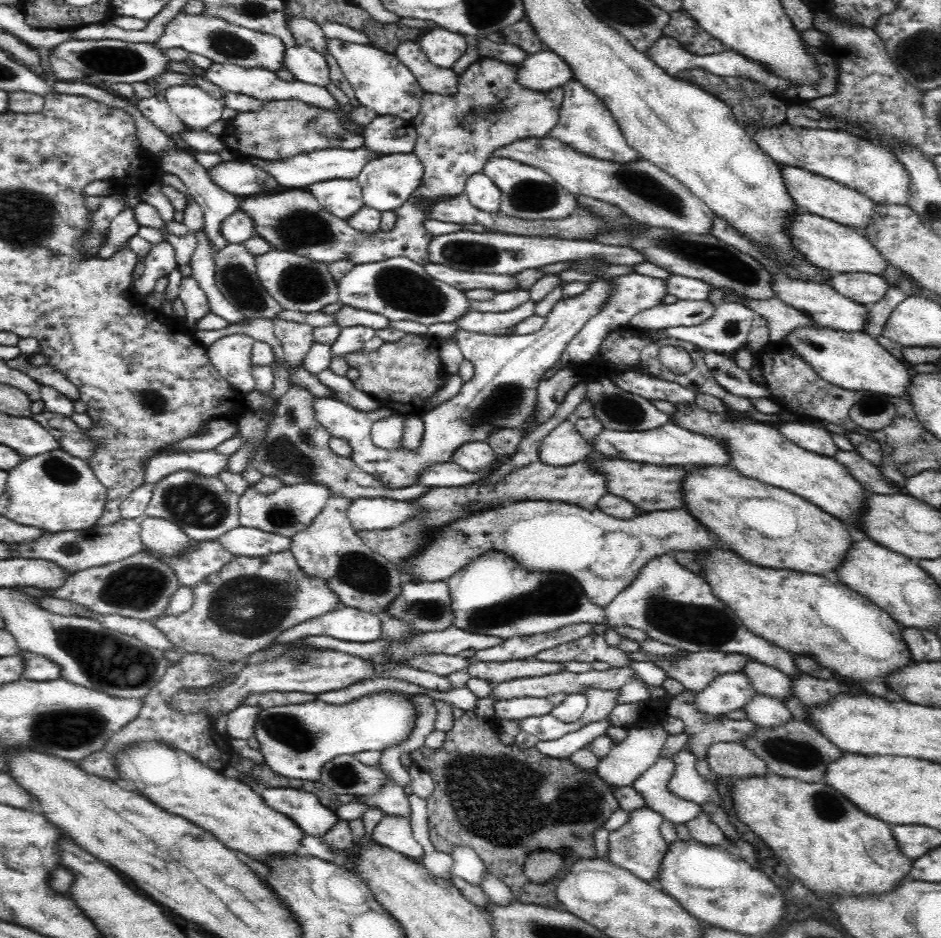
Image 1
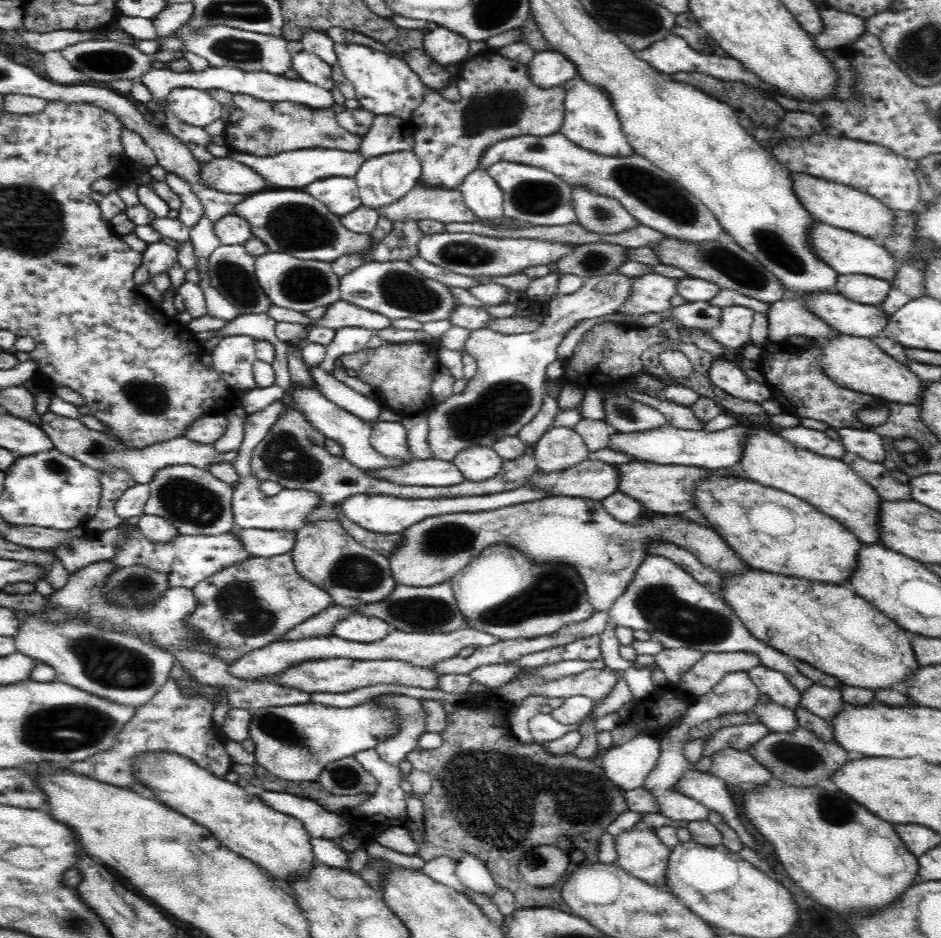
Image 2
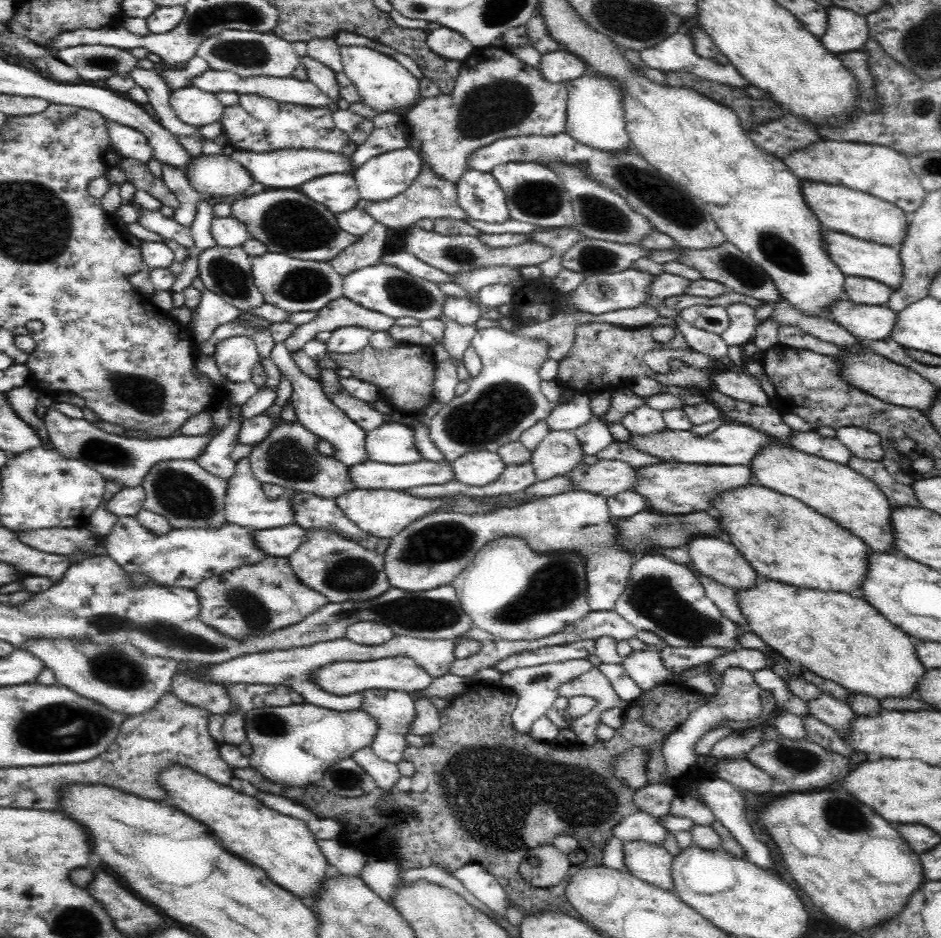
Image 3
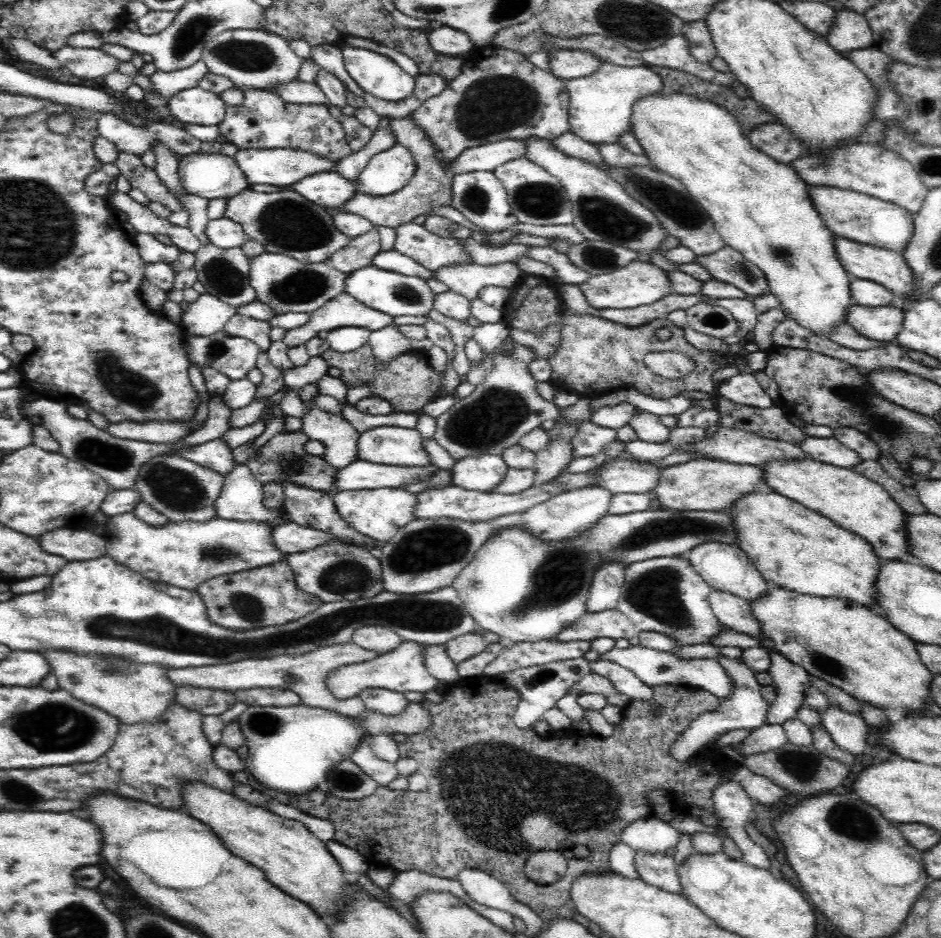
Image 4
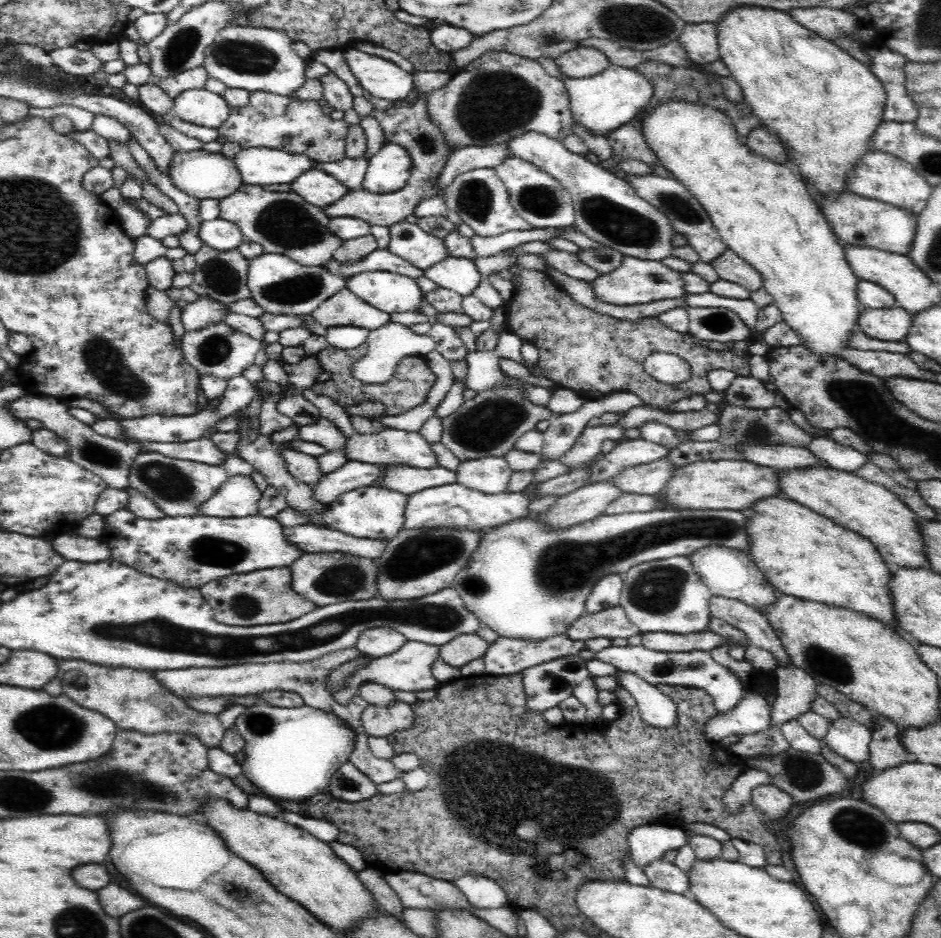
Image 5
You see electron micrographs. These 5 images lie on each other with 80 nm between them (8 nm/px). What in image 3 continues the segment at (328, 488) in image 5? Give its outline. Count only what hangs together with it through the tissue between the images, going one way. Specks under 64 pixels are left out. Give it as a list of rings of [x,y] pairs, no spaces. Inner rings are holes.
[[[426,459],[416,462],[416,464],[390,465],[385,463],[368,460],[361,464],[350,466],[348,468],[349,480],[352,481],[354,488],[358,489],[386,489],[386,490],[403,490],[411,489],[416,486],[429,484],[444,484],[455,478],[450,464],[435,464]]]

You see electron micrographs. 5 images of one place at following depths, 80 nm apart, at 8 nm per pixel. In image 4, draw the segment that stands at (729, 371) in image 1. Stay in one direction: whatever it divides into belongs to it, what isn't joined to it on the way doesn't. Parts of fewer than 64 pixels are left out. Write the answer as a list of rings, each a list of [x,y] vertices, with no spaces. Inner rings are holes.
[[[739,372],[727,381],[716,386],[716,395],[720,395],[740,406],[767,409],[776,404],[770,395],[762,389],[752,372]]]

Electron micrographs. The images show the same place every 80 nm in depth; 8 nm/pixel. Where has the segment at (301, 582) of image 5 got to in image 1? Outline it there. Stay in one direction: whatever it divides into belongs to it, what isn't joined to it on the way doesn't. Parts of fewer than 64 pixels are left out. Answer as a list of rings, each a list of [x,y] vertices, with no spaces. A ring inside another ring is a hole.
[[[330,497],[322,510],[304,530],[292,537],[291,548],[298,567],[308,577],[320,578],[334,591],[339,606],[352,607],[358,610],[378,614],[384,621],[381,639],[398,640],[408,634],[416,634],[414,629],[404,625],[402,621],[384,615],[384,608],[400,594],[403,577],[396,565],[386,560],[381,554],[370,550],[357,536],[346,517],[350,501],[344,497]]]

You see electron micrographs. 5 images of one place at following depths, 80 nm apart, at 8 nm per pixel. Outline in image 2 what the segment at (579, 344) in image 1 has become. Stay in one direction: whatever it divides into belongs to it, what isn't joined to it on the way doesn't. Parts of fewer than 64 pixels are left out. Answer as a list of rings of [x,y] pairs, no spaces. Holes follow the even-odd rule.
[[[656,273],[635,277],[629,299],[619,308],[619,314],[654,312],[668,317],[674,308],[669,300],[677,293],[678,281]]]

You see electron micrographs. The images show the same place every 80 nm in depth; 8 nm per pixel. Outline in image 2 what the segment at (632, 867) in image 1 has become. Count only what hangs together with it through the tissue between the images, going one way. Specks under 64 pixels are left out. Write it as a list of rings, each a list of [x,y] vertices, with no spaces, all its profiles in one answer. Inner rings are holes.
[[[662,813],[645,814],[641,821],[631,828],[627,833],[615,836],[616,852],[618,853],[615,865],[622,867],[628,874],[634,875],[636,878],[642,879],[643,882],[649,883],[651,886],[658,888],[666,888],[666,871],[669,861],[670,849],[664,846],[664,843],[656,836],[650,828],[661,828],[664,826],[678,828],[687,827],[688,821],[672,820]]]

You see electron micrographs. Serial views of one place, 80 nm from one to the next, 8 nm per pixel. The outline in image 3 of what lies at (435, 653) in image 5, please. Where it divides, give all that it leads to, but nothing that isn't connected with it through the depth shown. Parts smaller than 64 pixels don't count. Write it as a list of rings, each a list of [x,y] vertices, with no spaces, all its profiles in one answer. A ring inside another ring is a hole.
[[[394,654],[394,656],[364,662],[335,662],[323,666],[315,674],[315,678],[322,690],[339,697],[373,689],[398,690],[410,694],[417,690],[425,690],[433,683],[426,670],[418,666],[418,663],[407,654]]]

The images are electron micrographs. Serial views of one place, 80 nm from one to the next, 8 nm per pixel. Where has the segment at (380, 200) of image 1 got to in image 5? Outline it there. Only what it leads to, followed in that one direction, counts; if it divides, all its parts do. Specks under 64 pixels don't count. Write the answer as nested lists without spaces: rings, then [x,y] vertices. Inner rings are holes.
[[[394,142],[384,146],[369,160],[362,179],[364,188],[374,194],[393,193],[406,186],[412,161],[408,151]]]

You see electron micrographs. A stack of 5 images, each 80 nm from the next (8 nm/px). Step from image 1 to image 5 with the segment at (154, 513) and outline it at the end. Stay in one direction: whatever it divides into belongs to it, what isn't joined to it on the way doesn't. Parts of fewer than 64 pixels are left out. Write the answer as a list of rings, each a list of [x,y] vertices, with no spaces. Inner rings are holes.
[[[146,451],[138,452],[130,463],[128,486],[144,493],[168,516],[200,515],[196,506],[218,490],[224,481],[234,476],[251,476],[255,471],[248,462],[234,454],[226,455],[221,464],[214,467]]]

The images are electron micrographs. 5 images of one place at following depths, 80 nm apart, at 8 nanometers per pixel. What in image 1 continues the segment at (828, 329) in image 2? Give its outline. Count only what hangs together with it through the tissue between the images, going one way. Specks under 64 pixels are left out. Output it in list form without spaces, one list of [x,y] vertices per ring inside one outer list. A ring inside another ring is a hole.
[[[776,297],[768,300],[746,299],[745,305],[767,320],[772,343],[784,341],[796,329],[820,327],[809,316]]]

